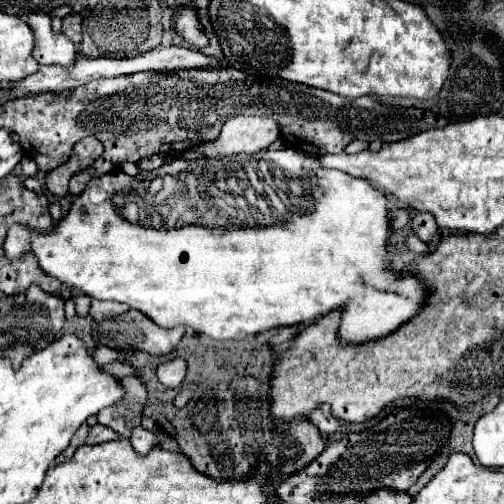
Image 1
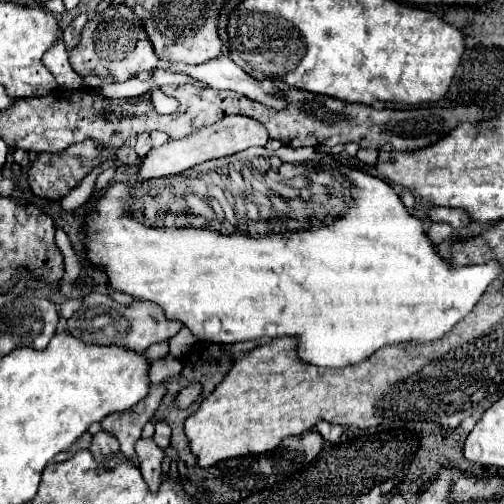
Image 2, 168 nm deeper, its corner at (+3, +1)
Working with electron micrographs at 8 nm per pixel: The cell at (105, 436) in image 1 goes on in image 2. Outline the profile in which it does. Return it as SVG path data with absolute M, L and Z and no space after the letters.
M100 431L100 433L94 437L94 441L92 441L90 453L94 455L96 461L104 461L108 455L118 453L118 441L116 441L116 437L112 437L112 435L106 433L106 431Z

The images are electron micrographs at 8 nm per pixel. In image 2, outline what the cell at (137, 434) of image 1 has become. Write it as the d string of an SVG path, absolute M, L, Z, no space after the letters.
M140 439L136 443L136 455L140 459L140 471L150 487L150 493L156 493L160 487L160 461L164 457L164 451L152 441L152 439Z

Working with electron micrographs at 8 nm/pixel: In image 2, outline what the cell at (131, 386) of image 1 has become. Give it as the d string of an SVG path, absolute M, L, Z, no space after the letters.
M152 385L148 397L140 401L134 409L124 411L124 413L112 413L102 421L102 429L112 433L120 441L120 453L126 455L134 465L138 465L138 457L134 453L134 443L140 439L142 427L154 419L154 413L166 393L166 387Z

